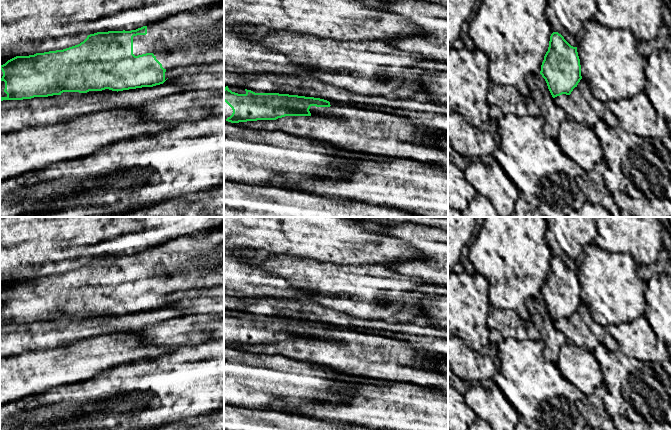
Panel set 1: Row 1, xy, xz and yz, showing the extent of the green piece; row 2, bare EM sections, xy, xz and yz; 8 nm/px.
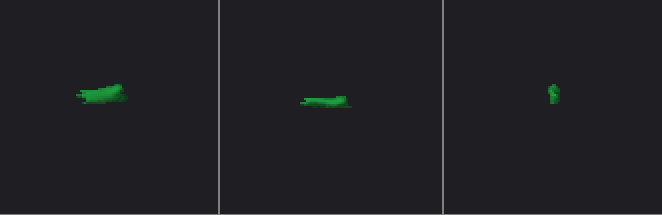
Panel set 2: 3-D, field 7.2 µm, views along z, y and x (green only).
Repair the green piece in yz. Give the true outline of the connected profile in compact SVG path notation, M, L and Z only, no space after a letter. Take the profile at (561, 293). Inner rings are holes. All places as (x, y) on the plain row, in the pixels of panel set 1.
M553 256L540 298L553 322L570 319L582 303L577 271L571 270L558 256Z

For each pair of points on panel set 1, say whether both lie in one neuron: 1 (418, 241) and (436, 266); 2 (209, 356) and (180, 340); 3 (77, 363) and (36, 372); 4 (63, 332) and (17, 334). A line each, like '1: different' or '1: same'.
1: same
2: different
3: same
4: same

